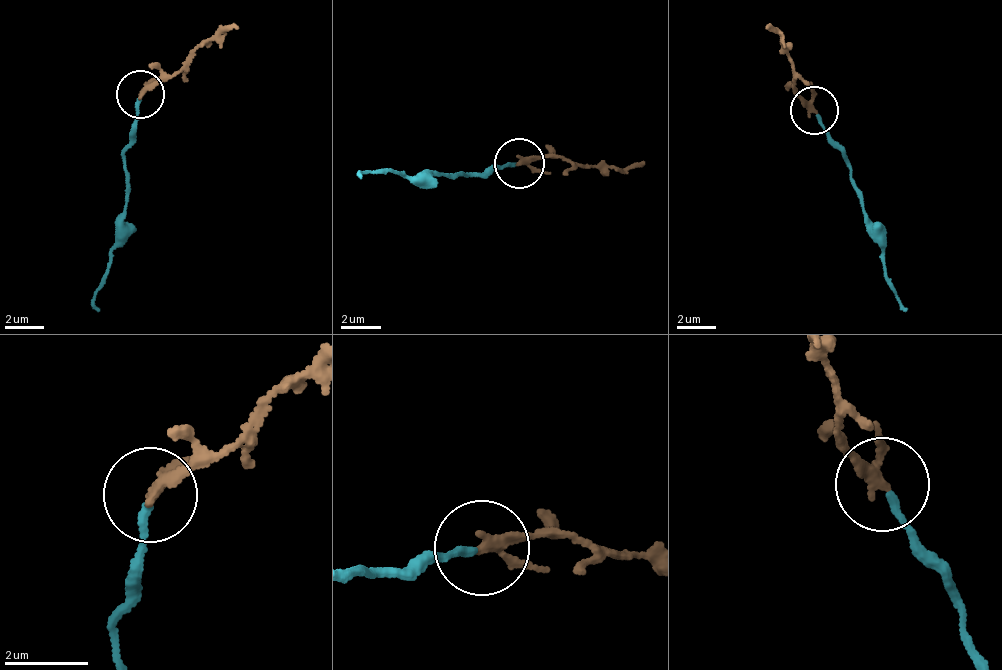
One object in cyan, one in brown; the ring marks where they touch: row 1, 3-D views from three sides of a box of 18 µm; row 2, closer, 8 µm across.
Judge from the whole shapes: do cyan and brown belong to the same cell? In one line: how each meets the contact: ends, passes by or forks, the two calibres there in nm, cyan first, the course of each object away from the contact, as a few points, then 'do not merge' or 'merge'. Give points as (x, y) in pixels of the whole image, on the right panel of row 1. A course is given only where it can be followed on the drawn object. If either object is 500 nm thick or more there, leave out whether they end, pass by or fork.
cyan ends; brown passes by; calibres 170 and 220 nm; course cyan (815, 112), (849, 167), (871, 235), (905, 312); course brown (815, 112), (801, 101), (787, 51), (764, 25); do not merge

